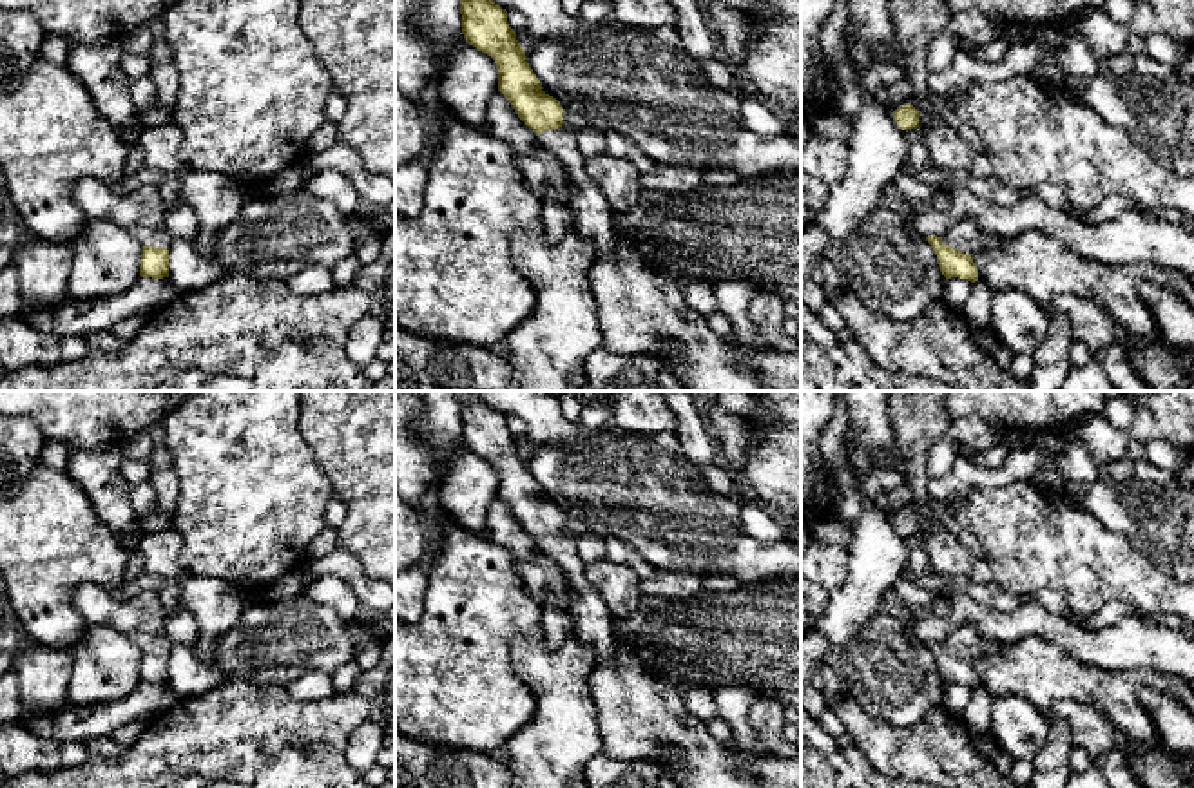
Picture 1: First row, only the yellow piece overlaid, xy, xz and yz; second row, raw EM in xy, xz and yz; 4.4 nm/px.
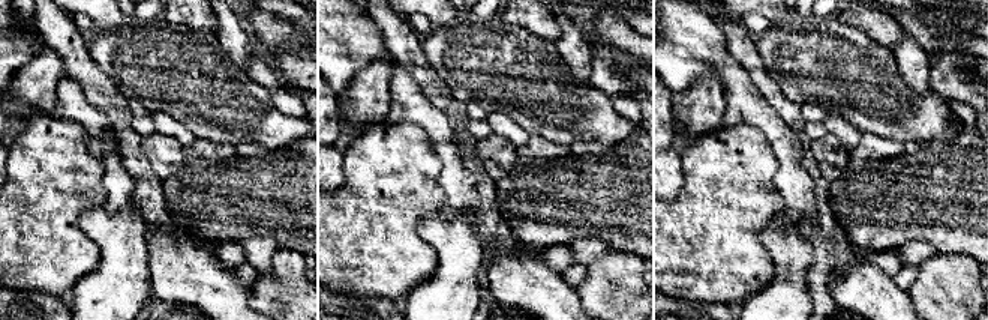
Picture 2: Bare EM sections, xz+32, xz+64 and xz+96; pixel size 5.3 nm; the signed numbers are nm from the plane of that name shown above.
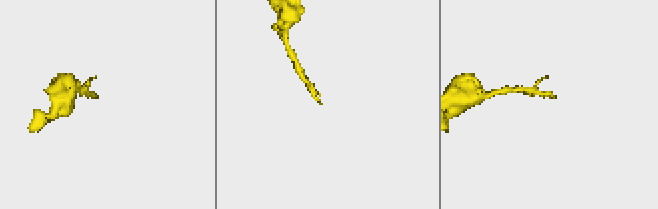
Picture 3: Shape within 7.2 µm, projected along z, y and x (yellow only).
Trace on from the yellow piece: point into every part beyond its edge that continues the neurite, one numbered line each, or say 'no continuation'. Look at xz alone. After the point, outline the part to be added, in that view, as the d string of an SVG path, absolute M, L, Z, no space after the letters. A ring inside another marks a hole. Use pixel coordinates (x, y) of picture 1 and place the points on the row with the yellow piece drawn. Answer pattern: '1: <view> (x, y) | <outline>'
1: xz (593, 216) | M558 127L540 134L540 139L565 167L576 228L594 243L594 259L612 257L618 239L612 214L603 194L585 172L585 156L576 147L574 130Z

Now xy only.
1: xy (158, 238) | M140 226L134 228L132 234L149 246L156 246L156 248L169 248L170 245L170 235L167 234L165 228L147 228L147 226Z

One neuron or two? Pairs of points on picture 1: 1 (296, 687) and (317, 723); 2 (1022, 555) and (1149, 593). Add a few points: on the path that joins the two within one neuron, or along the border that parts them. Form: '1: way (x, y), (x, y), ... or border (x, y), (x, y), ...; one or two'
1: border (285, 687), (298, 700), (321, 700), (334, 691); two
2: way (1053, 555), (1075, 555), (1089, 566), (1118, 571); one

